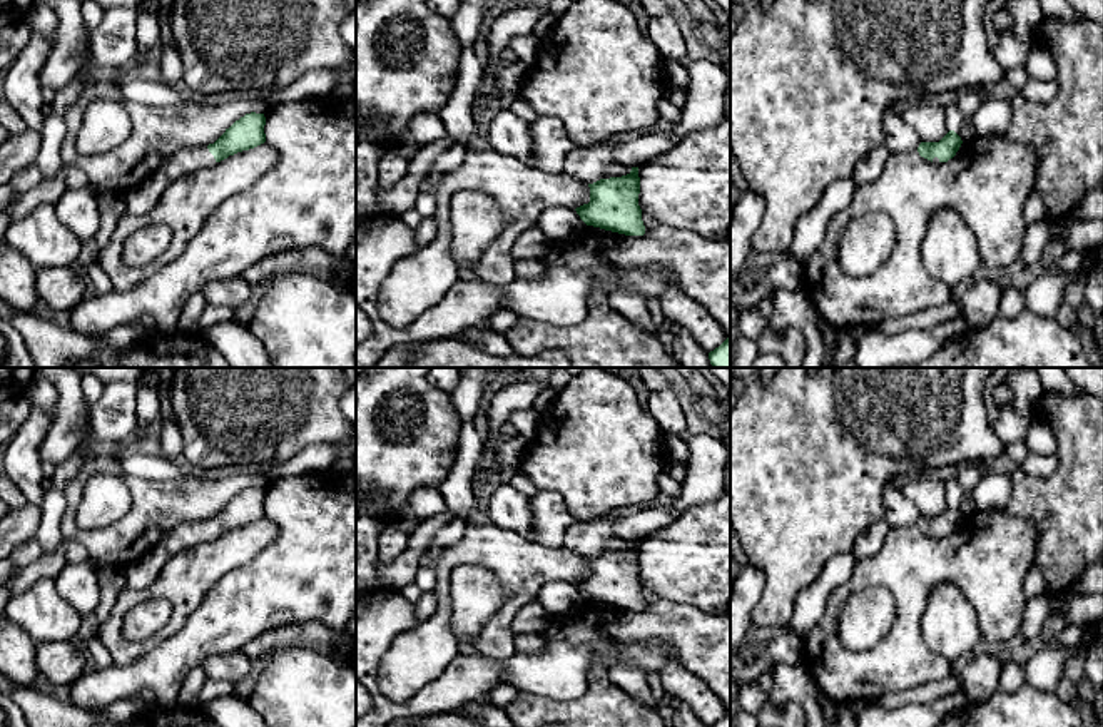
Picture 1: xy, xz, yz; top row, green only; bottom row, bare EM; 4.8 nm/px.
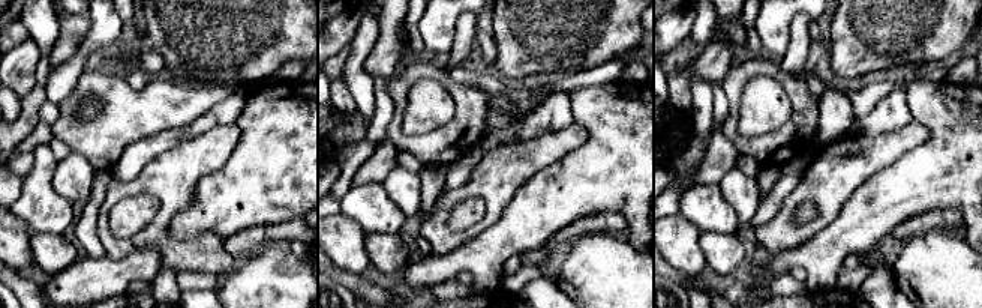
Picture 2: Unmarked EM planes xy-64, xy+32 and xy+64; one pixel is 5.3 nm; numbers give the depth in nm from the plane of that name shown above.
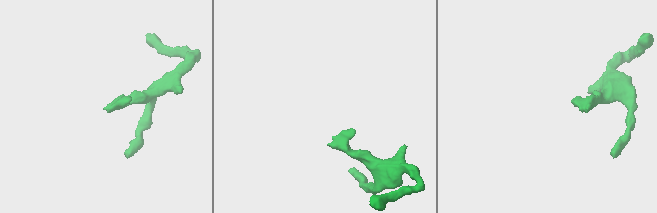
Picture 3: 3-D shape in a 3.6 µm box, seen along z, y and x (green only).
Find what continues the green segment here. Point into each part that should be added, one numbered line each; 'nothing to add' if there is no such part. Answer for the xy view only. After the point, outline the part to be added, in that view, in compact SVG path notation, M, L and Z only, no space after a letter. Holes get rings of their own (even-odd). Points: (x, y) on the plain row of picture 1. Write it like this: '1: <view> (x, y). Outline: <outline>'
1: xy (139, 575). Outline: M207 520L184 523L167 531L159 543L125 568L129 588L145 588L159 575L164 563L177 552L216 538Z

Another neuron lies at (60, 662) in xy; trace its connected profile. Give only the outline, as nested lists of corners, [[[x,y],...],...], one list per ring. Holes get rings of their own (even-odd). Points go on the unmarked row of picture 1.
[[[43,640],[35,643],[38,674],[52,685],[72,685],[90,667],[90,660],[72,640]]]

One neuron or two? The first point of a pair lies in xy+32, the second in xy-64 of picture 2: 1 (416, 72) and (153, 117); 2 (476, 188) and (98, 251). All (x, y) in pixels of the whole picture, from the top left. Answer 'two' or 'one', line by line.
1: one
2: two

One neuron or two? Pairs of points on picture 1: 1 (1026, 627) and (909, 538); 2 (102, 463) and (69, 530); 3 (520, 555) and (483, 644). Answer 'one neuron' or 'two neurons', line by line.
1: two neurons
2: one neuron
3: one neuron

